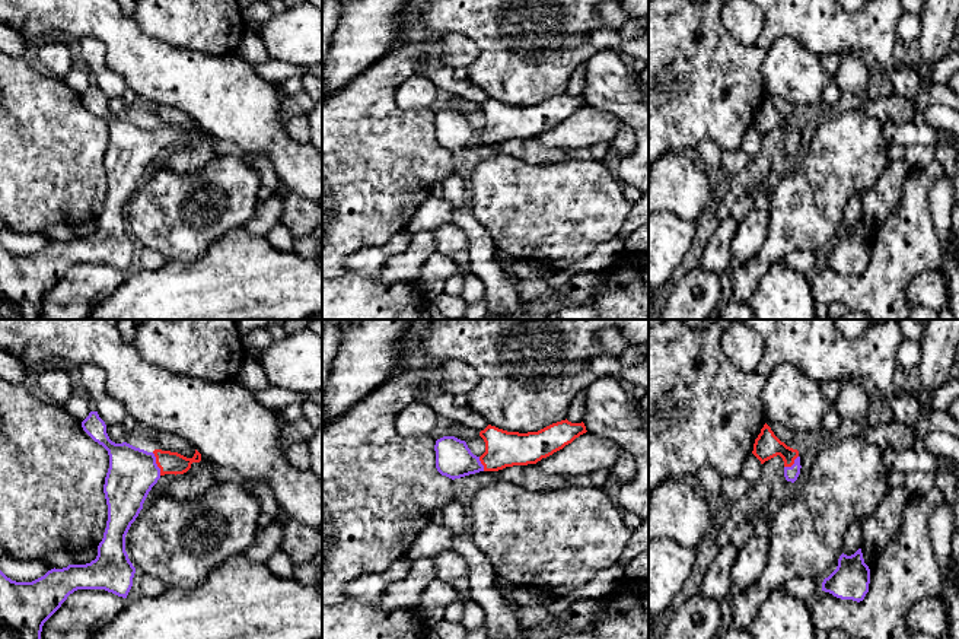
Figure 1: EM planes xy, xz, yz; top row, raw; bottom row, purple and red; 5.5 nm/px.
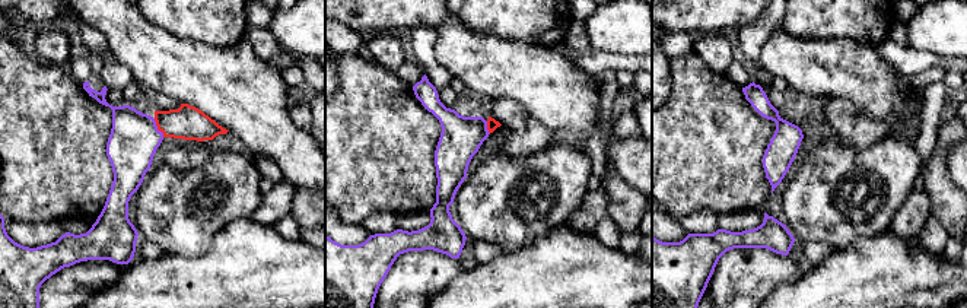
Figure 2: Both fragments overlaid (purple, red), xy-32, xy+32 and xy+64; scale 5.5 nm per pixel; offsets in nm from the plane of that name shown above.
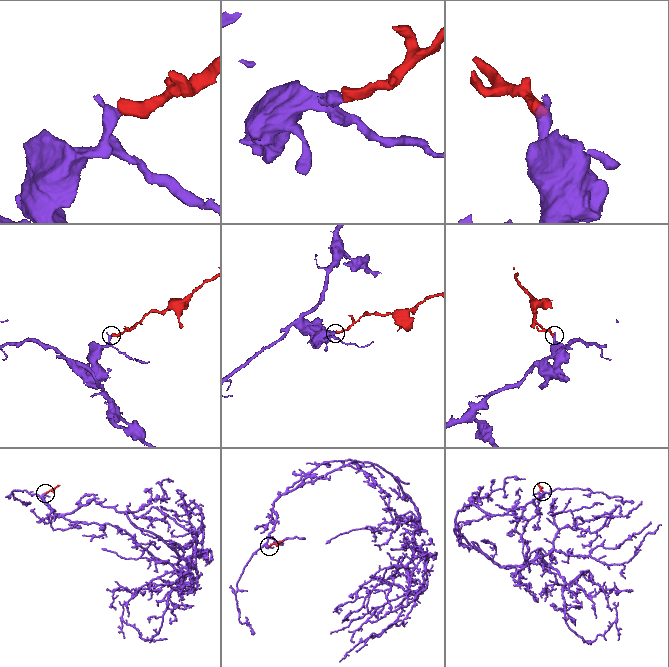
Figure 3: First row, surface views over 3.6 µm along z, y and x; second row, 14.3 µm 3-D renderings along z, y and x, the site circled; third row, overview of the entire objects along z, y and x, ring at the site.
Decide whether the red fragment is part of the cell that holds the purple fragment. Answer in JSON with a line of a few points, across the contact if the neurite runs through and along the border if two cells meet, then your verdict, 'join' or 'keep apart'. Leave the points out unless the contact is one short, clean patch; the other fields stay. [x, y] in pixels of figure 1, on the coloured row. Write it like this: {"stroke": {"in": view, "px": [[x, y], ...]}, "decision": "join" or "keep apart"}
{"stroke": {"in": "xy", "px": [[133, 471], [156, 464], [169, 463]]}, "decision": "join"}

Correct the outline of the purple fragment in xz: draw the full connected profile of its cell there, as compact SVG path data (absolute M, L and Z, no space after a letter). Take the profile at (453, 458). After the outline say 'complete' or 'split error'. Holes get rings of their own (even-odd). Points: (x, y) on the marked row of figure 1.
M567 419L552 423L538 432L507 432L488 425L480 432L485 452L477 457L465 441L443 436L436 441L436 468L452 480L480 471L498 471L513 465L536 464L586 433L584 423Z | split error

